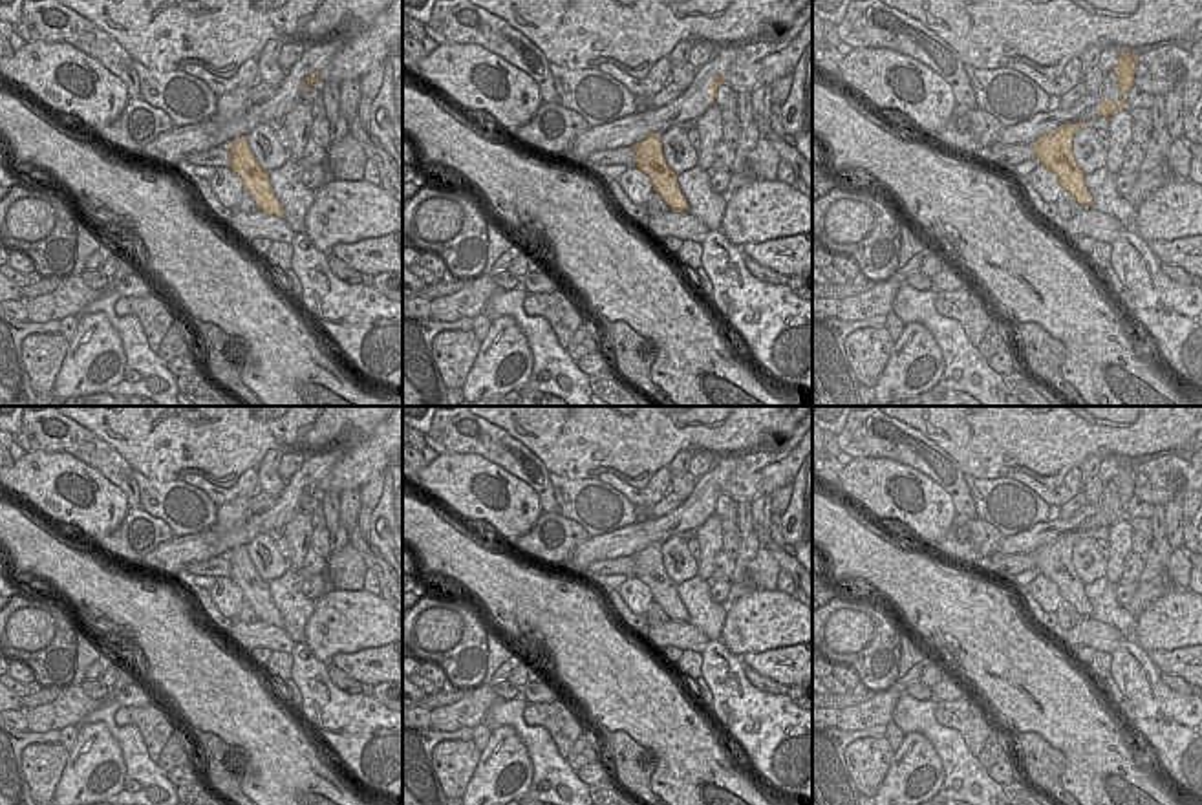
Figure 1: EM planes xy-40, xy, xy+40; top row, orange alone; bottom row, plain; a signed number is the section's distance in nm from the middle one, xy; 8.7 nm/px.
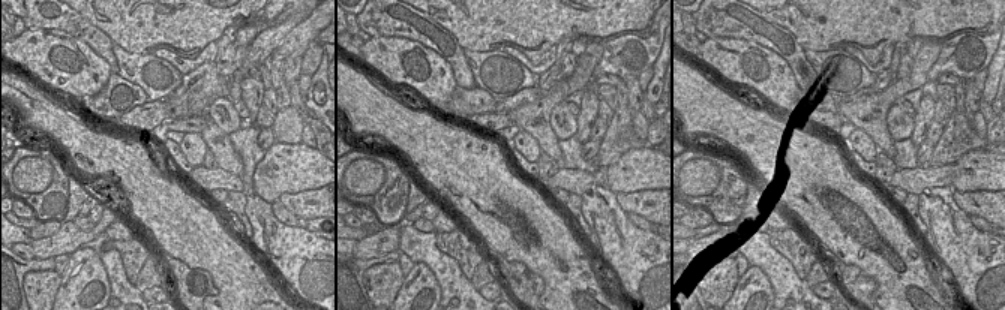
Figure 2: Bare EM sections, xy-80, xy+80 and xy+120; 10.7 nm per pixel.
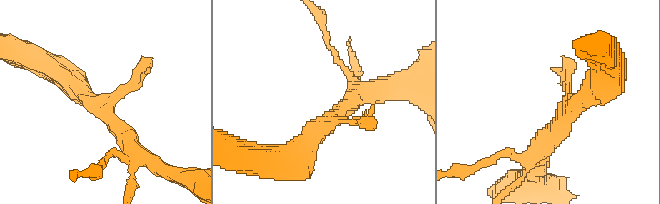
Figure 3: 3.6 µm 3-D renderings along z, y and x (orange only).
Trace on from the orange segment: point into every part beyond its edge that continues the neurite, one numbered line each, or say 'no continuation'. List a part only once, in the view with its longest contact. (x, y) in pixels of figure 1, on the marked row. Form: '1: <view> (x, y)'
no continuation

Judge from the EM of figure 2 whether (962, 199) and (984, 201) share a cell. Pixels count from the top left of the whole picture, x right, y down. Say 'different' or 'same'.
same

